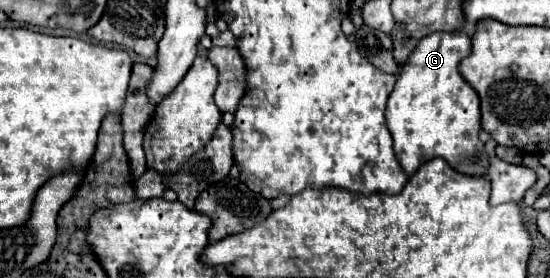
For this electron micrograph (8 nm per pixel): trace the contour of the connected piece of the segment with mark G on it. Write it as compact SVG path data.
M464 30L456 32L434 32L420 40L412 50L408 60L402 64L394 90L388 98L386 124L394 138L394 152L406 174L414 174L418 166L432 158L444 158L454 170L462 174L482 176L488 174L488 156L484 154L484 144L478 140L480 132L480 100L476 90L462 78L458 64L470 54L472 40Z

